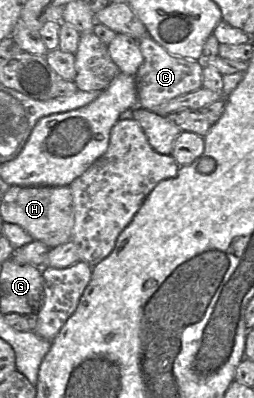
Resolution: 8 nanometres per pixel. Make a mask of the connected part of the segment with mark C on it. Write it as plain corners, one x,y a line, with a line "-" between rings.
148,34
138,41
143,55
143,62
134,76
138,106
147,110
155,109
173,98
202,87
203,60
189,60
172,55

